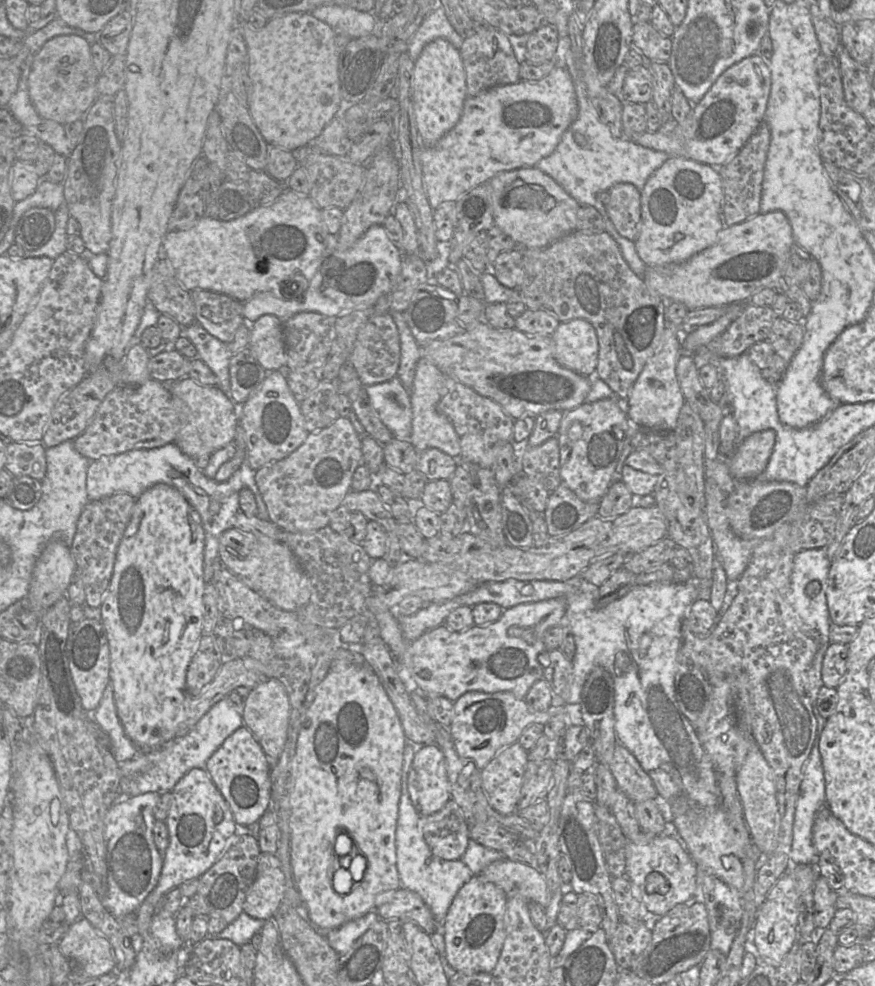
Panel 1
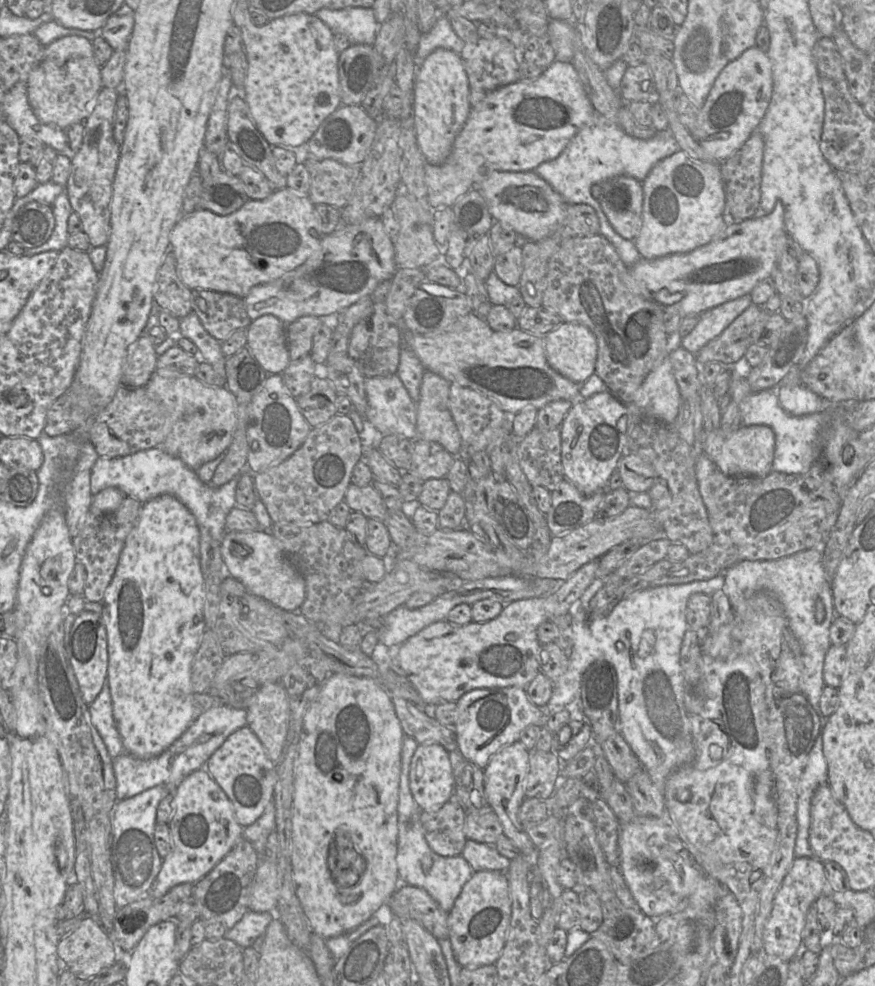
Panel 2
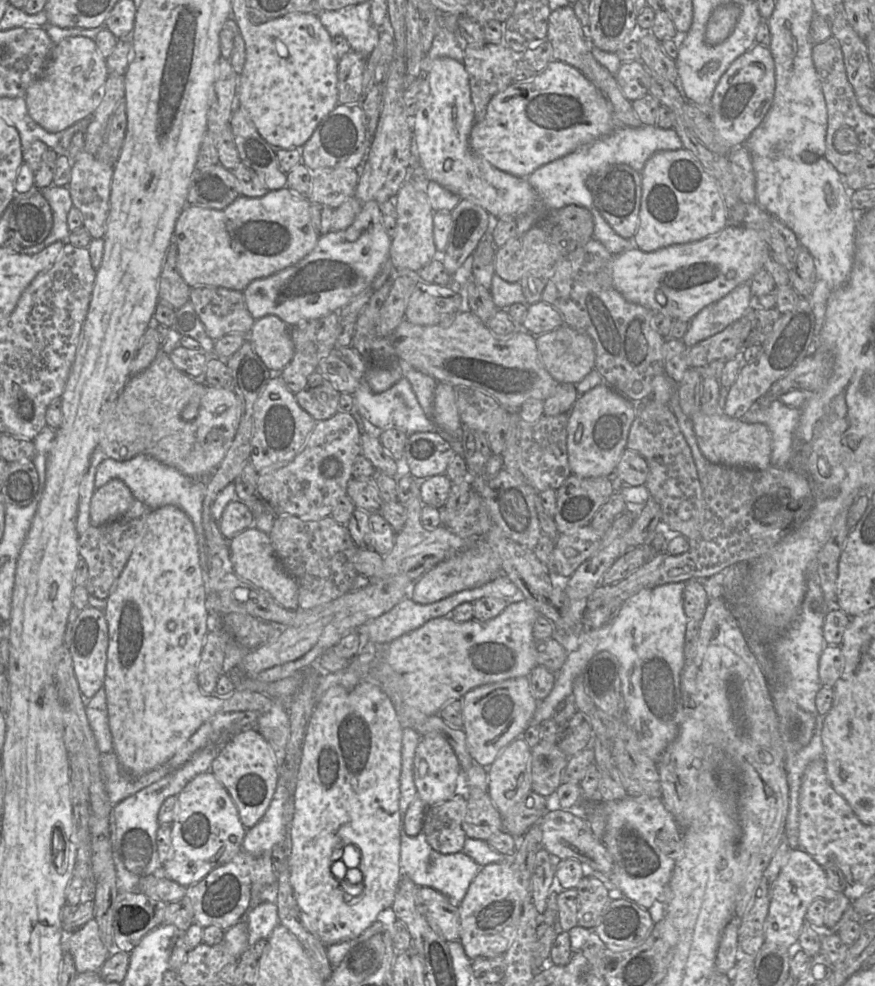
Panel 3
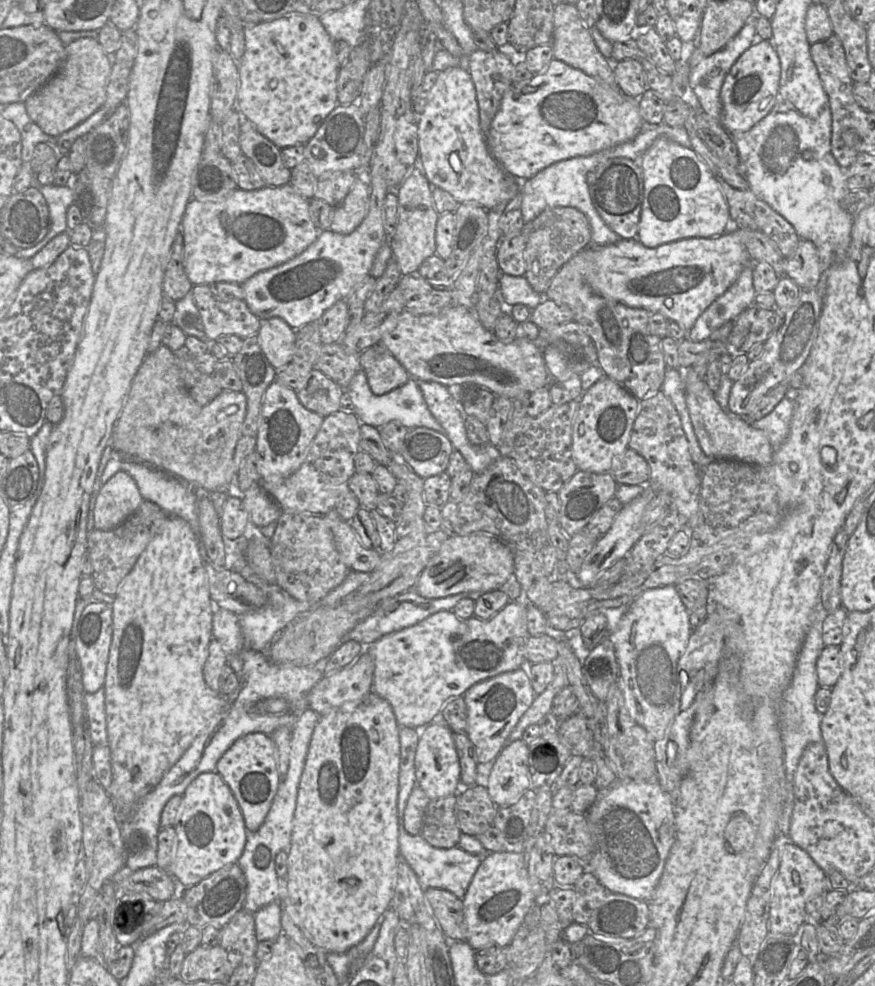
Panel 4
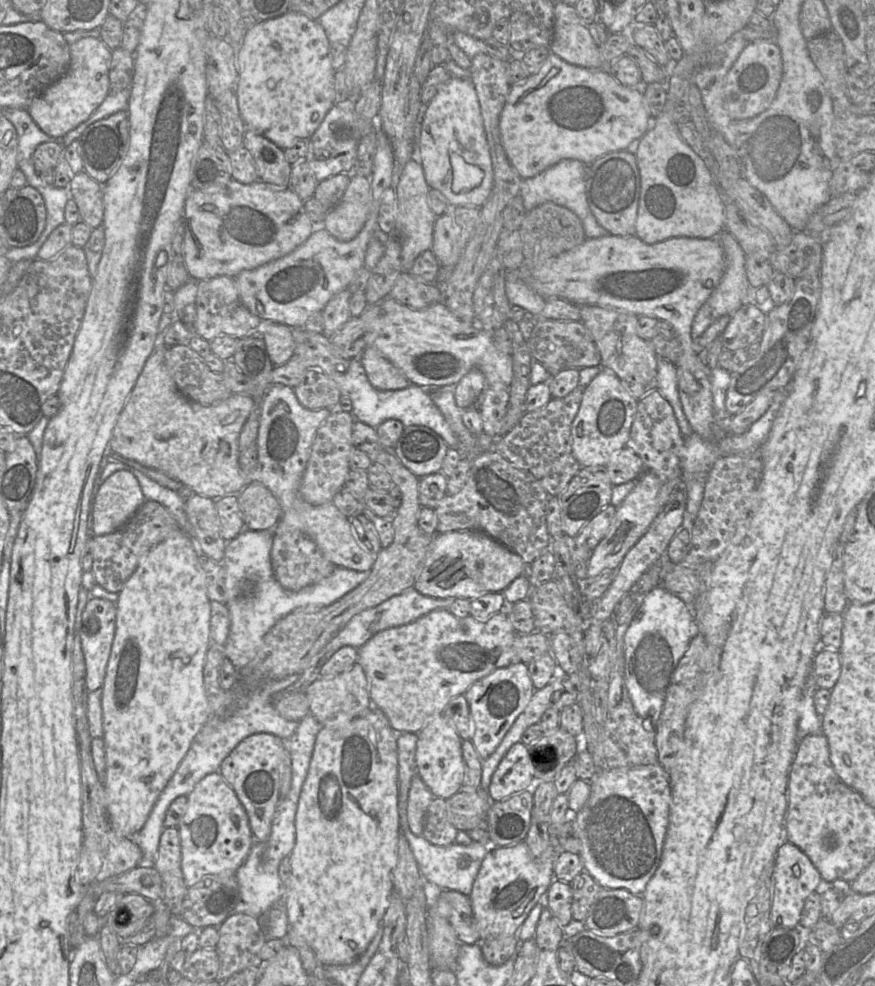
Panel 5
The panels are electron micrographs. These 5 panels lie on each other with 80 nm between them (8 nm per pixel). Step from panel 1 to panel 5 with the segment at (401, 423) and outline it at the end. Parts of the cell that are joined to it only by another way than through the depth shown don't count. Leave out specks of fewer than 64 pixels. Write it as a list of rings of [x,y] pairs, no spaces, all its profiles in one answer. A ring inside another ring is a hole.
[[[352,358],[347,371],[333,380],[338,385],[341,395],[349,397],[352,401],[352,415],[355,420],[359,420],[371,427],[378,427],[388,419],[396,419],[402,422],[404,427],[419,425],[425,426],[440,435],[448,447],[458,450],[459,441],[455,433],[450,428],[443,414],[434,404],[430,396],[430,389],[422,388],[410,383],[408,387],[399,390],[380,391],[375,389],[369,382],[365,369],[359,359]]]

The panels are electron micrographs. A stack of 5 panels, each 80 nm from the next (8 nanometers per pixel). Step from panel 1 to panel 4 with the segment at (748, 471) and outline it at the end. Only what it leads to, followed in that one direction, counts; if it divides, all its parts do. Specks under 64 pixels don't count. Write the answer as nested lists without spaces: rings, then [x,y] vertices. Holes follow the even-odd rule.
[[[705,380],[686,383],[685,400],[699,445],[707,457],[715,460],[737,460],[753,465],[771,464],[774,450],[766,433],[747,423],[747,416],[725,412]]]

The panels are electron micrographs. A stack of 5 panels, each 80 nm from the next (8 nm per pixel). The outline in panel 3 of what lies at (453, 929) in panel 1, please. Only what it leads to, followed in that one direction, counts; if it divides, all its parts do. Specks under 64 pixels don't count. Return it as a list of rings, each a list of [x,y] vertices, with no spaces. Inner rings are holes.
[[[512,857],[480,868],[458,906],[459,941],[469,959],[493,958],[505,954],[516,936],[525,897],[526,888],[512,863]]]

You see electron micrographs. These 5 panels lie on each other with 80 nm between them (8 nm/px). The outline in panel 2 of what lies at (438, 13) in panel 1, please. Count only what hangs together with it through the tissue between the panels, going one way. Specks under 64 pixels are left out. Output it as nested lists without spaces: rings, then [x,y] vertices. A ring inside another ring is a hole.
[[[439,13],[433,28],[421,35],[418,48],[413,54],[413,60],[420,67],[424,60],[436,49],[449,49],[460,55],[465,42],[458,37],[449,22],[446,13]]]

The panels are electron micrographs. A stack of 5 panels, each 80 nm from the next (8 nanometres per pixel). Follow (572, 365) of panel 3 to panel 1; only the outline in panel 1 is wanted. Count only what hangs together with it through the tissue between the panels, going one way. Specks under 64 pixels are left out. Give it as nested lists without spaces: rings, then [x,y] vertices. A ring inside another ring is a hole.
[[[584,319],[562,322],[551,338],[561,366],[586,377],[596,377],[598,338],[592,324]]]

